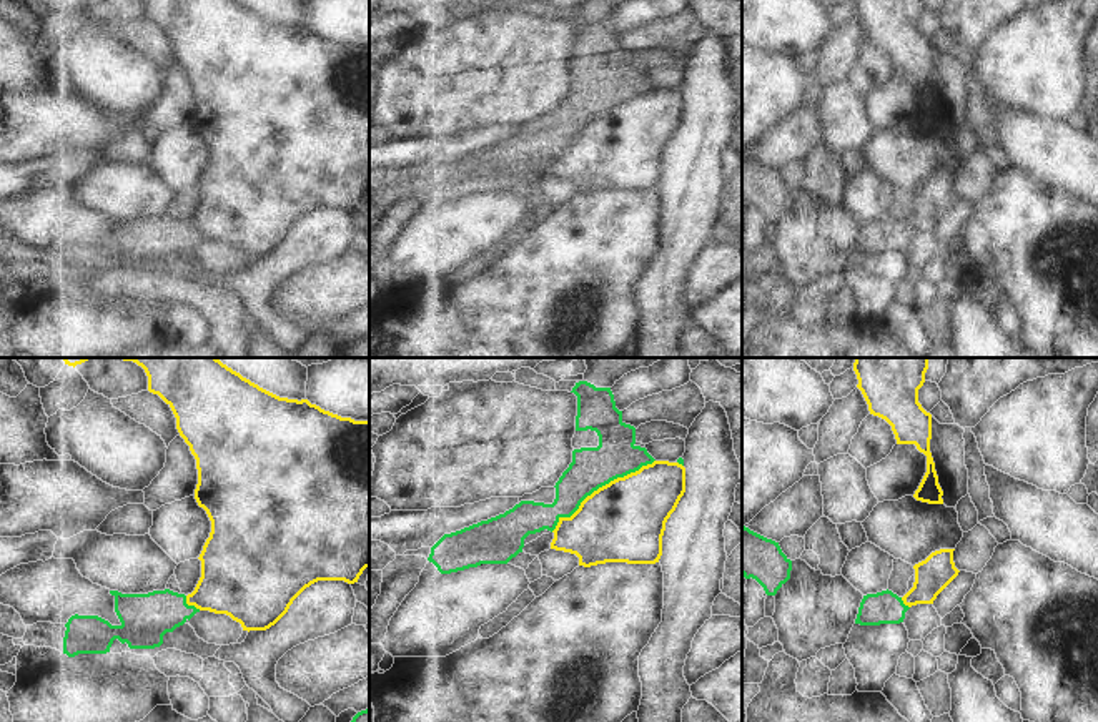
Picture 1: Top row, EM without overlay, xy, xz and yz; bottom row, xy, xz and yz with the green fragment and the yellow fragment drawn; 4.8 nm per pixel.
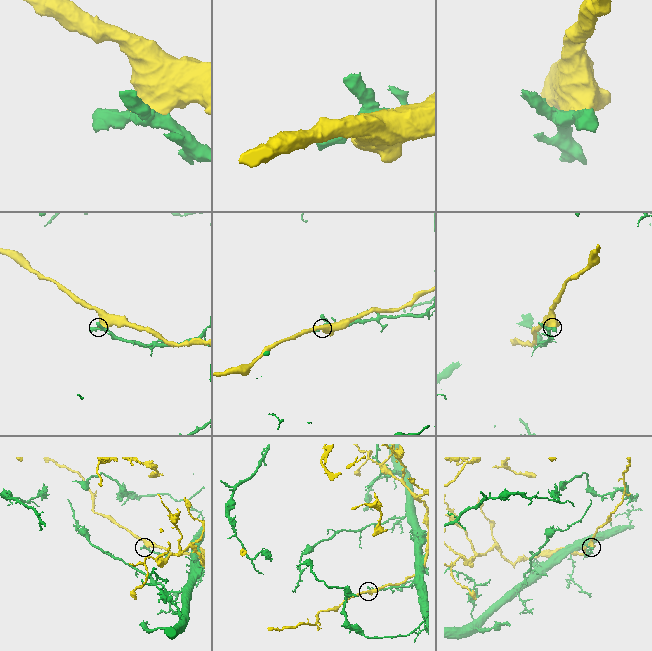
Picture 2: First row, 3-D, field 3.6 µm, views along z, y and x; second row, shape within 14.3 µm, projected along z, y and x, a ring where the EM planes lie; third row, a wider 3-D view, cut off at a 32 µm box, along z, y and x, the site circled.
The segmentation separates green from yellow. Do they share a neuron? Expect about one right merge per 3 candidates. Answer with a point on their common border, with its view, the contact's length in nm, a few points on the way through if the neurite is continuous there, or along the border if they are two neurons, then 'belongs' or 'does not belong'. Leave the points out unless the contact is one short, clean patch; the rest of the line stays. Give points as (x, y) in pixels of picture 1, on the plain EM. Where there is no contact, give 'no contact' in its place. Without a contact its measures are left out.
xz (599, 113) | 600 nm | along xz (654, 87), (594, 117), (569, 143), (563, 143), (551, 158) | does not belong

